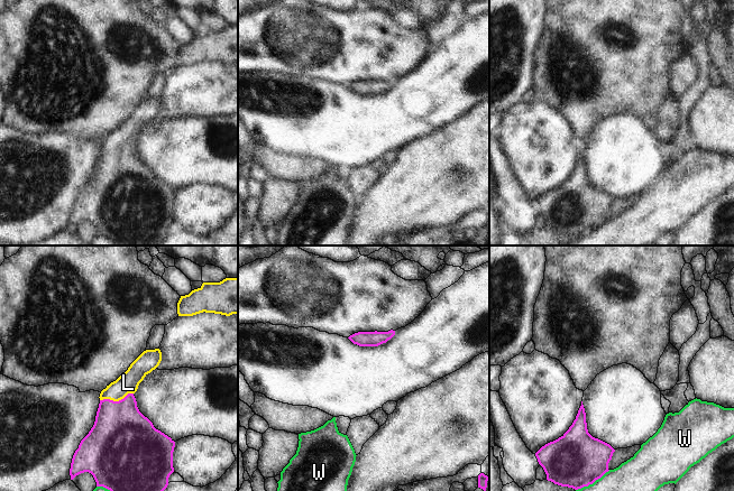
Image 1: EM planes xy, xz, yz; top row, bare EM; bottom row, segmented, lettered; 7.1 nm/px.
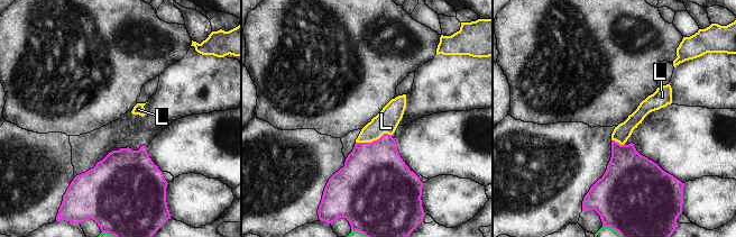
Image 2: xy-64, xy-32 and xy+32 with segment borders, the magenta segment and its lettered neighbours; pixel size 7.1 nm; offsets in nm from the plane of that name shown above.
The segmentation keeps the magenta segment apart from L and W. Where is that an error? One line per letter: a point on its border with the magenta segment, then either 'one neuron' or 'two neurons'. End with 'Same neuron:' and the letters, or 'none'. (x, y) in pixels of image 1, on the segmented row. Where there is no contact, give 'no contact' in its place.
L: meets magenta in xy at (116, 401); one neuron
W: meets magenta in yz at (593, 482); two neurons
Same neuron: L

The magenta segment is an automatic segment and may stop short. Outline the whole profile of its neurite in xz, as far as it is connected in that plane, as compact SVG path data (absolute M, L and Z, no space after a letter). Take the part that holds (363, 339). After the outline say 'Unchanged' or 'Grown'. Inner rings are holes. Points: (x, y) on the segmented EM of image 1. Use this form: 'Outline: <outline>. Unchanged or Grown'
Outline: M395 331L388 332L358 332L350 335L348 339L359 346L378 346L386 343L395 335Z. Unchanged

